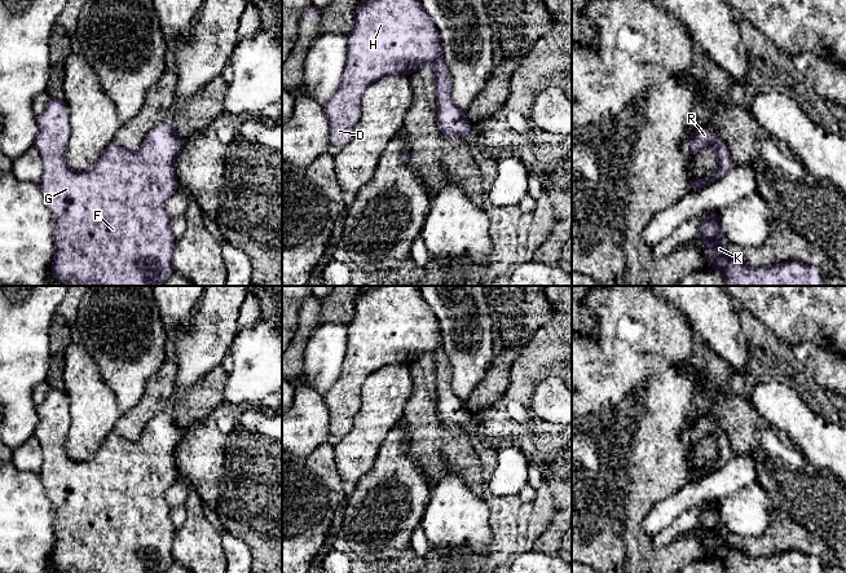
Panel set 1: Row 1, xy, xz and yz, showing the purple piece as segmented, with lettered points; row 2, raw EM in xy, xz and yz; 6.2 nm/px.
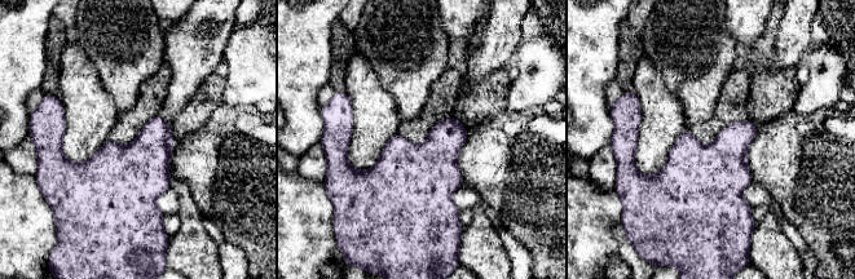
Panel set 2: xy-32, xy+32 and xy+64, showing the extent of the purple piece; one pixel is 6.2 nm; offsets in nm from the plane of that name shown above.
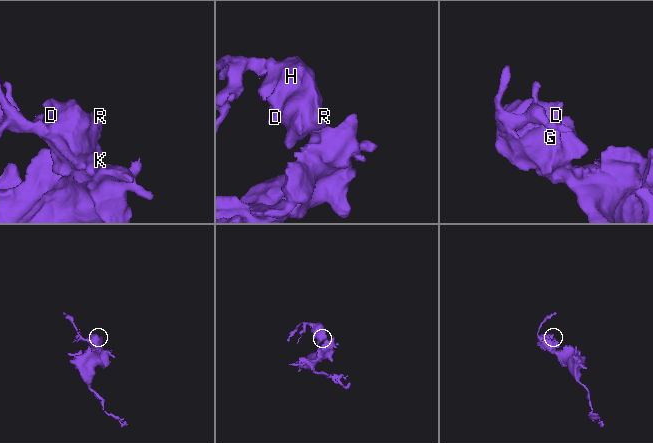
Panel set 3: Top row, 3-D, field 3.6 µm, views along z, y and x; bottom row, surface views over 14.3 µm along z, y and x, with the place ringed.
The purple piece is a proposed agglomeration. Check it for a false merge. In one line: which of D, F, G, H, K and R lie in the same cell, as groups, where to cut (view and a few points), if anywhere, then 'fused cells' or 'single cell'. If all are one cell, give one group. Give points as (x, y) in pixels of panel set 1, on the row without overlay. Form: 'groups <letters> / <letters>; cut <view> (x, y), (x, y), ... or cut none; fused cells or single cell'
groups D F G H K R; cut none; single cell

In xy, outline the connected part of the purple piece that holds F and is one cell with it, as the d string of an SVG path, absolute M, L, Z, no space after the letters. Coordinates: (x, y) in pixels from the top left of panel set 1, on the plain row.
M50 388L44 401L35 406L39 418L34 435L43 450L40 479L56 510L56 545L50 557L52 568L60 573L75 569L78 573L164 573L175 561L172 543L175 526L164 493L180 477L175 463L175 448L184 431L172 411L157 414L145 427L140 438L128 441L110 432L96 455L84 462L72 460L65 449L70 423L66 392Z

